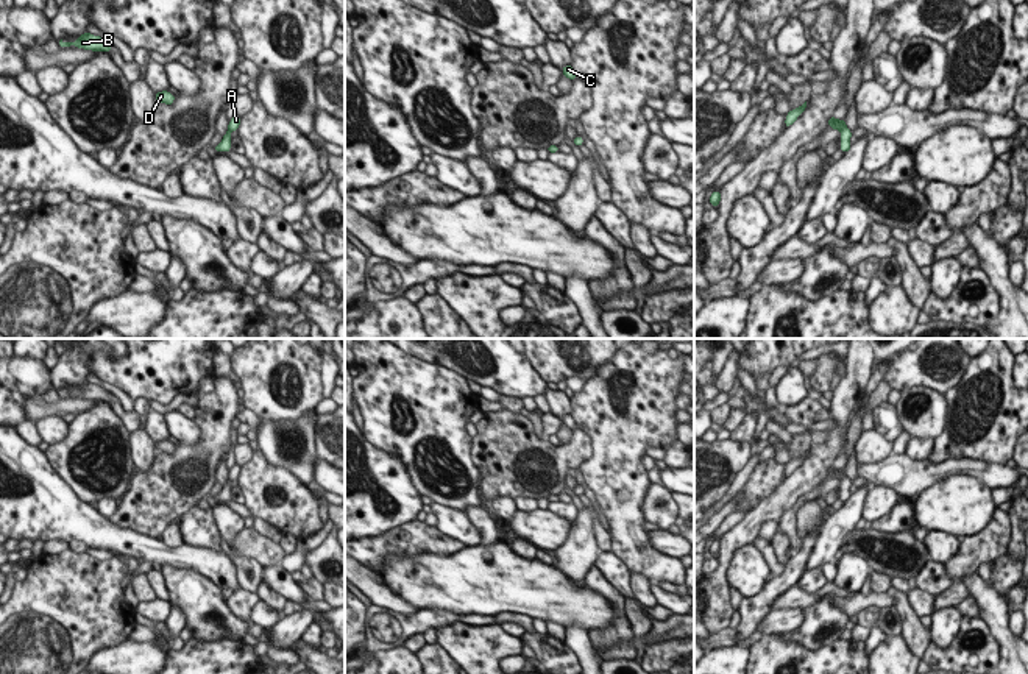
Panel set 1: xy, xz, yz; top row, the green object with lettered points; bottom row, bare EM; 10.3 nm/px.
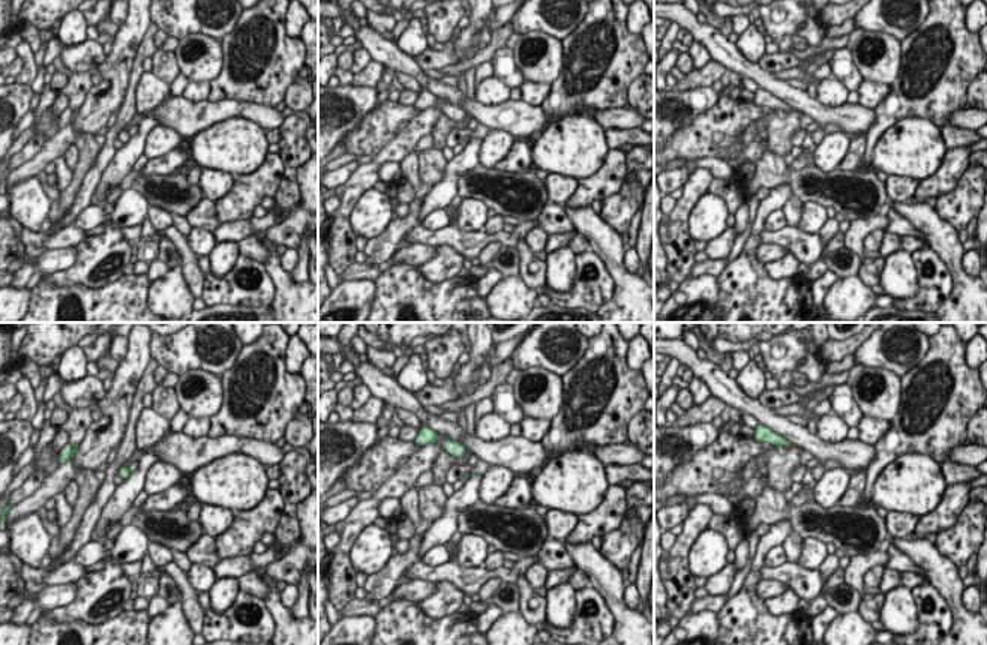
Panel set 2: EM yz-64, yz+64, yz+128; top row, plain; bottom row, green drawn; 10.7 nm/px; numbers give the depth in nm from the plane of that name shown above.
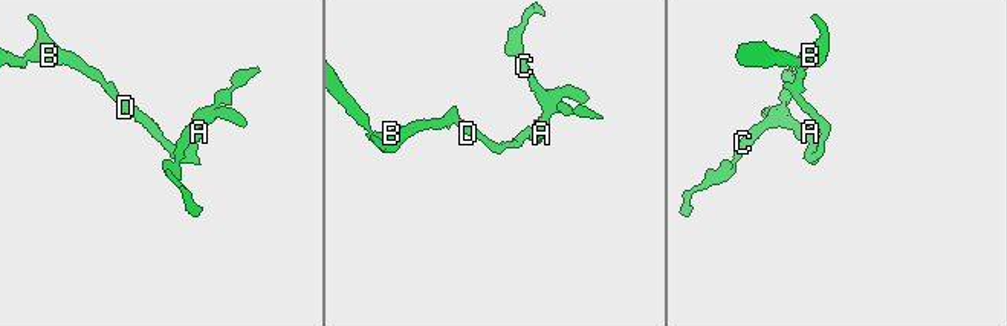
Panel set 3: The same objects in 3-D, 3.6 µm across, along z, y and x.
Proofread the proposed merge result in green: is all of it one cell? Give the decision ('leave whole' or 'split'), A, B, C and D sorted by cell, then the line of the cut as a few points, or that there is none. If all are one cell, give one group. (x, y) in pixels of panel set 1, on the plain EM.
leave whole | A B C D | no cut

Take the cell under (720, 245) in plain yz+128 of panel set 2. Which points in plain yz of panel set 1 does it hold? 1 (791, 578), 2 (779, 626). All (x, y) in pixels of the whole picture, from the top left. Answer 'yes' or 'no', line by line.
1: yes
2: no

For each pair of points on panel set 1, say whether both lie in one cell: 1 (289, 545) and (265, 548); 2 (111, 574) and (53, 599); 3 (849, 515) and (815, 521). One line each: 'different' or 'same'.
1: different
2: same
3: different

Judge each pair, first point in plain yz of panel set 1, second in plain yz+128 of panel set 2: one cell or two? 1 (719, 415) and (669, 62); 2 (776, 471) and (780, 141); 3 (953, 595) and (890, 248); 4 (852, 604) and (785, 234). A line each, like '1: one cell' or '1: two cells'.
1: two cells
2: one cell
3: one cell
4: one cell

